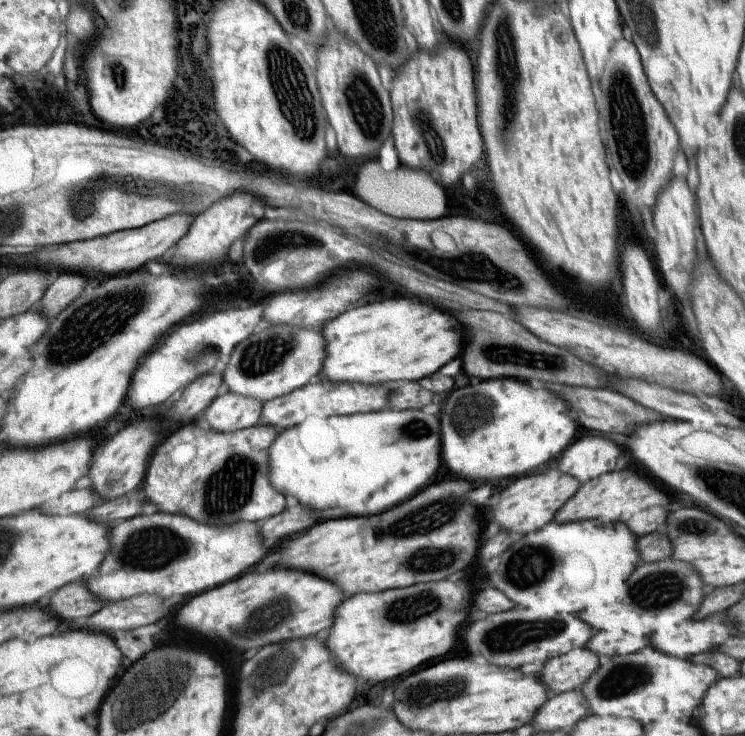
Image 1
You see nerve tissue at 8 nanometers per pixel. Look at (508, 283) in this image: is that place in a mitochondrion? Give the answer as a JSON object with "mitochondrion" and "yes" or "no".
{"mitochondrion":"yes"}

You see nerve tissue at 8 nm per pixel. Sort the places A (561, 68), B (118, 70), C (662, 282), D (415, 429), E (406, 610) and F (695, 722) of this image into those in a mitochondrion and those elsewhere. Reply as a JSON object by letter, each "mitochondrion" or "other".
{"A":"other","B":"mitochondrion","C":"other","D":"mitochondrion","E":"mitochondrion","F":"other"}

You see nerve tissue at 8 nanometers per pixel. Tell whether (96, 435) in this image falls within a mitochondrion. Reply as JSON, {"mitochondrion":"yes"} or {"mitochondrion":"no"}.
{"mitochondrion":"no"}

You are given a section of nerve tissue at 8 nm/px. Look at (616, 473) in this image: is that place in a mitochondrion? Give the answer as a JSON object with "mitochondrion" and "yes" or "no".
{"mitochondrion":"no"}

